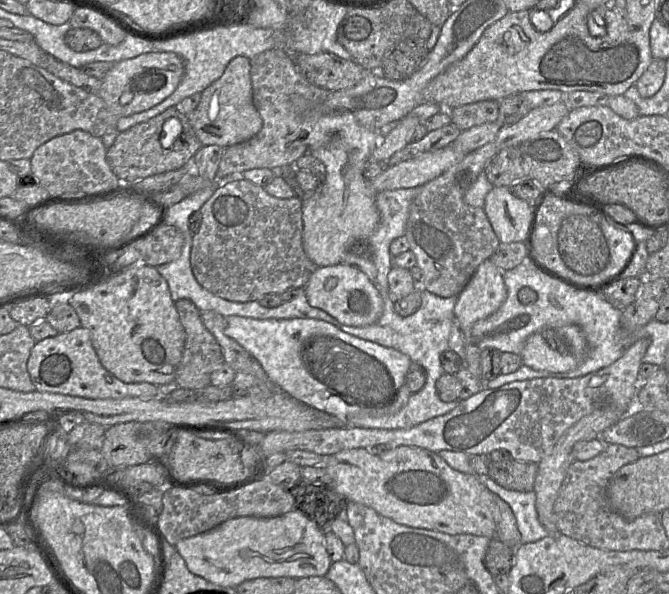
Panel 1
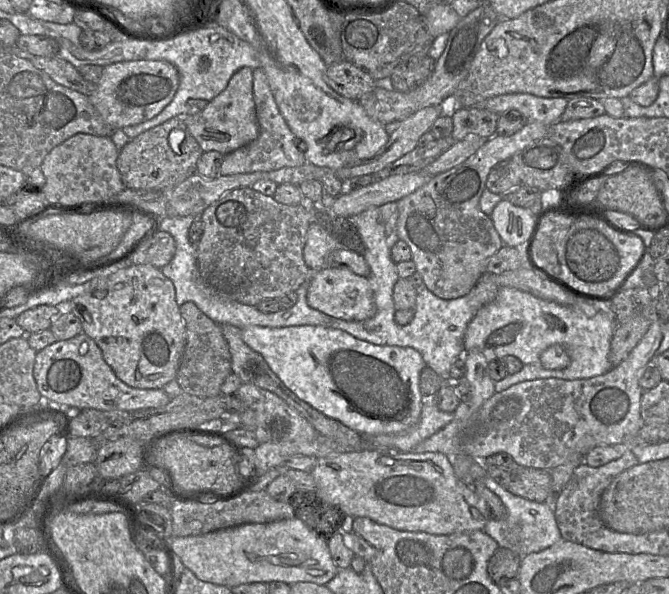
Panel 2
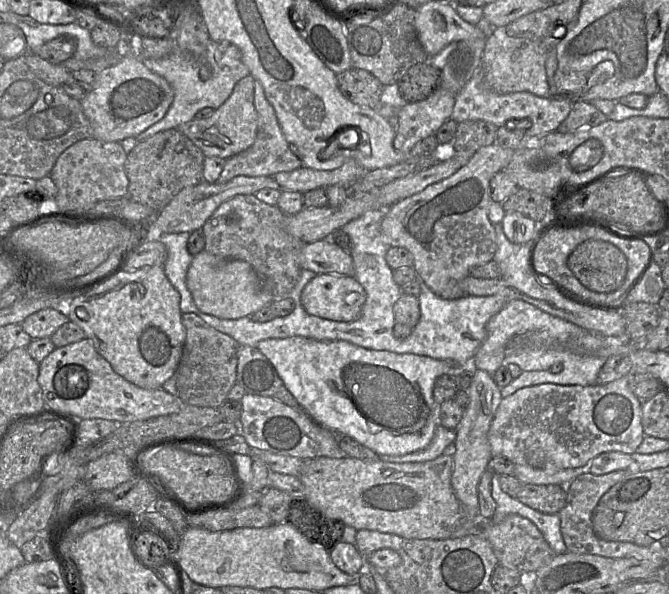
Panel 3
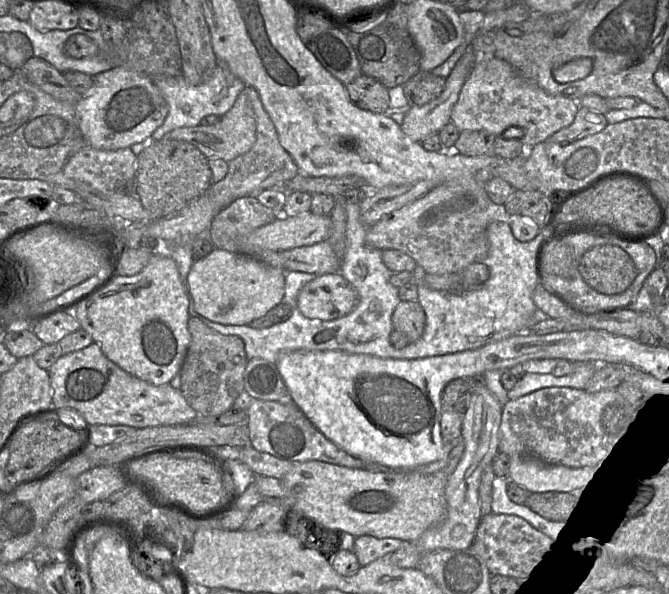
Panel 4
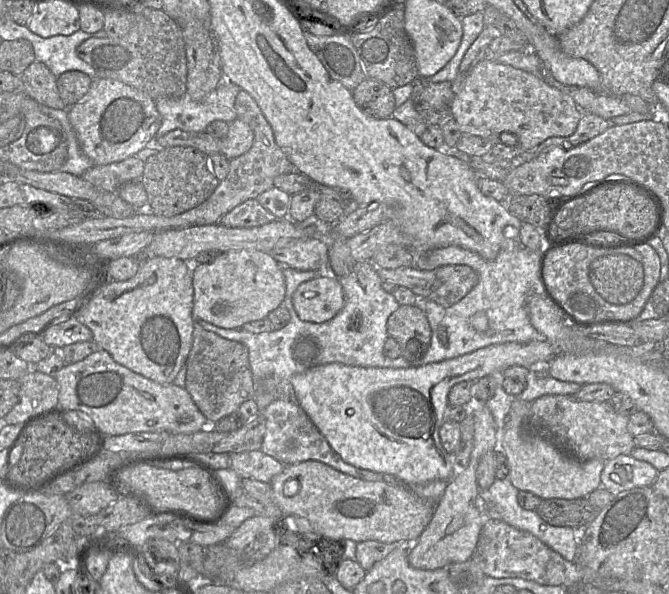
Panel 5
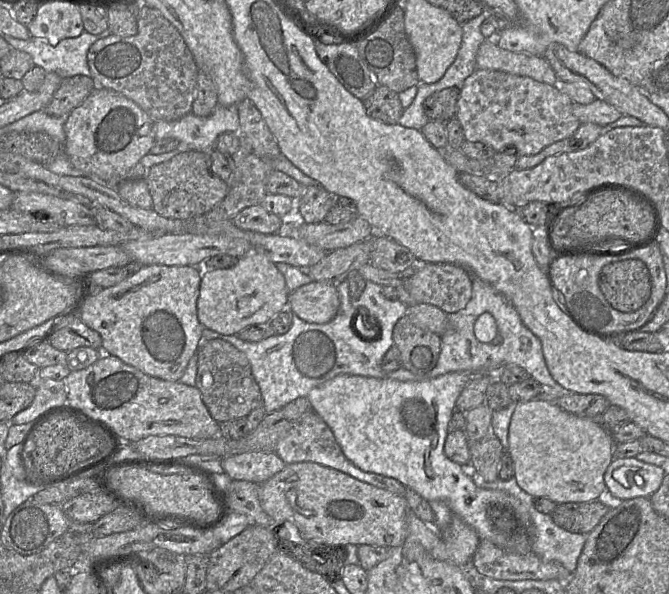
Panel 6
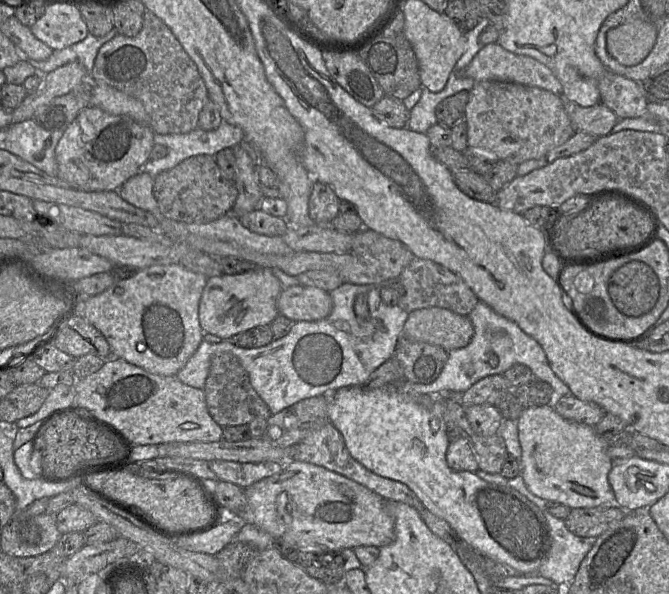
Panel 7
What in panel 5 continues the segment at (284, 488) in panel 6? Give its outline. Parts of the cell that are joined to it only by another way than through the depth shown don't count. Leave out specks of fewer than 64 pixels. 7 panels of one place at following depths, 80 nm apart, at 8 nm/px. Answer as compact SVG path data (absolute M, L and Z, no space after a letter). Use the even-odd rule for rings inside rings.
M307 460L291 465L270 482L273 501L284 515L306 518L314 530L332 540L351 539L356 543L375 540L384 543L416 541L432 519L436 503L424 500L414 492L385 481L365 481L342 473L322 462Z

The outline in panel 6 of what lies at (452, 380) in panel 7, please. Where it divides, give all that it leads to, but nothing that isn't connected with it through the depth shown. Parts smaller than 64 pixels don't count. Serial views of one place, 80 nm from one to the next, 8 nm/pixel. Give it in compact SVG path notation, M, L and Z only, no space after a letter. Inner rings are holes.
M473 276L470 301L464 309L448 314L448 319L449 328L441 336L441 352L437 365L428 373L427 378L459 371L474 375L497 374L506 366L517 365L542 385L542 392L537 400L554 403L560 397L573 394L553 379L543 357L541 341L524 325L514 306L489 283ZM483 313L494 318L498 329L496 338L487 343L479 341L474 334L475 320Z

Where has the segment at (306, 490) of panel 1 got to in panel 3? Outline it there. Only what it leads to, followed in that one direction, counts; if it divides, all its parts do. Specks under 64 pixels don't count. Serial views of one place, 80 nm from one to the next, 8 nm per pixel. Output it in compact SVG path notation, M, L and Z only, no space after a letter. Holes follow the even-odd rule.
M303 486L303 497L290 496L290 506L288 510L288 516L287 520L284 522L289 522L290 524L292 524L310 542L320 543L328 550L330 550L335 544L337 544L341 540L343 529L345 527L345 525L339 521L333 521L327 519L321 512L312 507L304 498L304 486Z

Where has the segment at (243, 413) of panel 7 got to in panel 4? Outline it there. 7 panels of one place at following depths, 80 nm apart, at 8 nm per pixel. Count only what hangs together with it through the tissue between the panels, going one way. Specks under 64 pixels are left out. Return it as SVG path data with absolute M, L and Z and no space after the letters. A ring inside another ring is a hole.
M189 317L191 341L180 369L179 390L199 417L215 420L229 409L244 391L244 372L247 356L244 341L236 335L223 335L196 317Z

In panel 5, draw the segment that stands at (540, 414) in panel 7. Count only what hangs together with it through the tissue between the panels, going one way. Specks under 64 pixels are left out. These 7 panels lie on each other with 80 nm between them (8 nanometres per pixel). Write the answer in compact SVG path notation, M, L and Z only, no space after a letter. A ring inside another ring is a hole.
M514 399L506 416L502 448L508 459L509 479L520 491L531 492L542 499L577 499L587 496L599 488L601 473L606 461L591 459L581 461L560 449L550 438L527 431L525 423L531 402Z

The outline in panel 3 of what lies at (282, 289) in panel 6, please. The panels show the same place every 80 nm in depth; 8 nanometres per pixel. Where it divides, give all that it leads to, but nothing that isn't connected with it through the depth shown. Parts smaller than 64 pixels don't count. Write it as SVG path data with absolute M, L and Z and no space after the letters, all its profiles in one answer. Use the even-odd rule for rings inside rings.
M205 250L193 256L186 275L186 285L201 312L223 319L250 316L273 300L271 293L248 262L222 258Z

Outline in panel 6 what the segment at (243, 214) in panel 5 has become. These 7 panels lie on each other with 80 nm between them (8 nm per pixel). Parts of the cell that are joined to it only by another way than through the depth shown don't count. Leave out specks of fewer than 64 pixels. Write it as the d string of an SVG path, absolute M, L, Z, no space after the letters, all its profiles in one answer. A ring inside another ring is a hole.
M261 205L241 210L233 219L234 225L245 231L267 235L283 233L284 222L277 215L266 211Z

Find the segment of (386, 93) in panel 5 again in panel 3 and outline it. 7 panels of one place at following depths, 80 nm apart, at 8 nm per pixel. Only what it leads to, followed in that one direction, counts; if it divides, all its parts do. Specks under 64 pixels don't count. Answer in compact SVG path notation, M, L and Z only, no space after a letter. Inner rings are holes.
M352 67L336 75L341 93L351 102L377 110L384 85L366 70Z

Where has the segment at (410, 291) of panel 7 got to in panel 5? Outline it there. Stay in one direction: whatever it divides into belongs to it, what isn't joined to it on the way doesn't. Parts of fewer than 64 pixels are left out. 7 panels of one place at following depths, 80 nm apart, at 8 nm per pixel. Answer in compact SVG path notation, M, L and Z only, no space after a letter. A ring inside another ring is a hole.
M467 265L441 266L434 272L436 288L428 298L444 307L459 302L479 281L478 274Z

